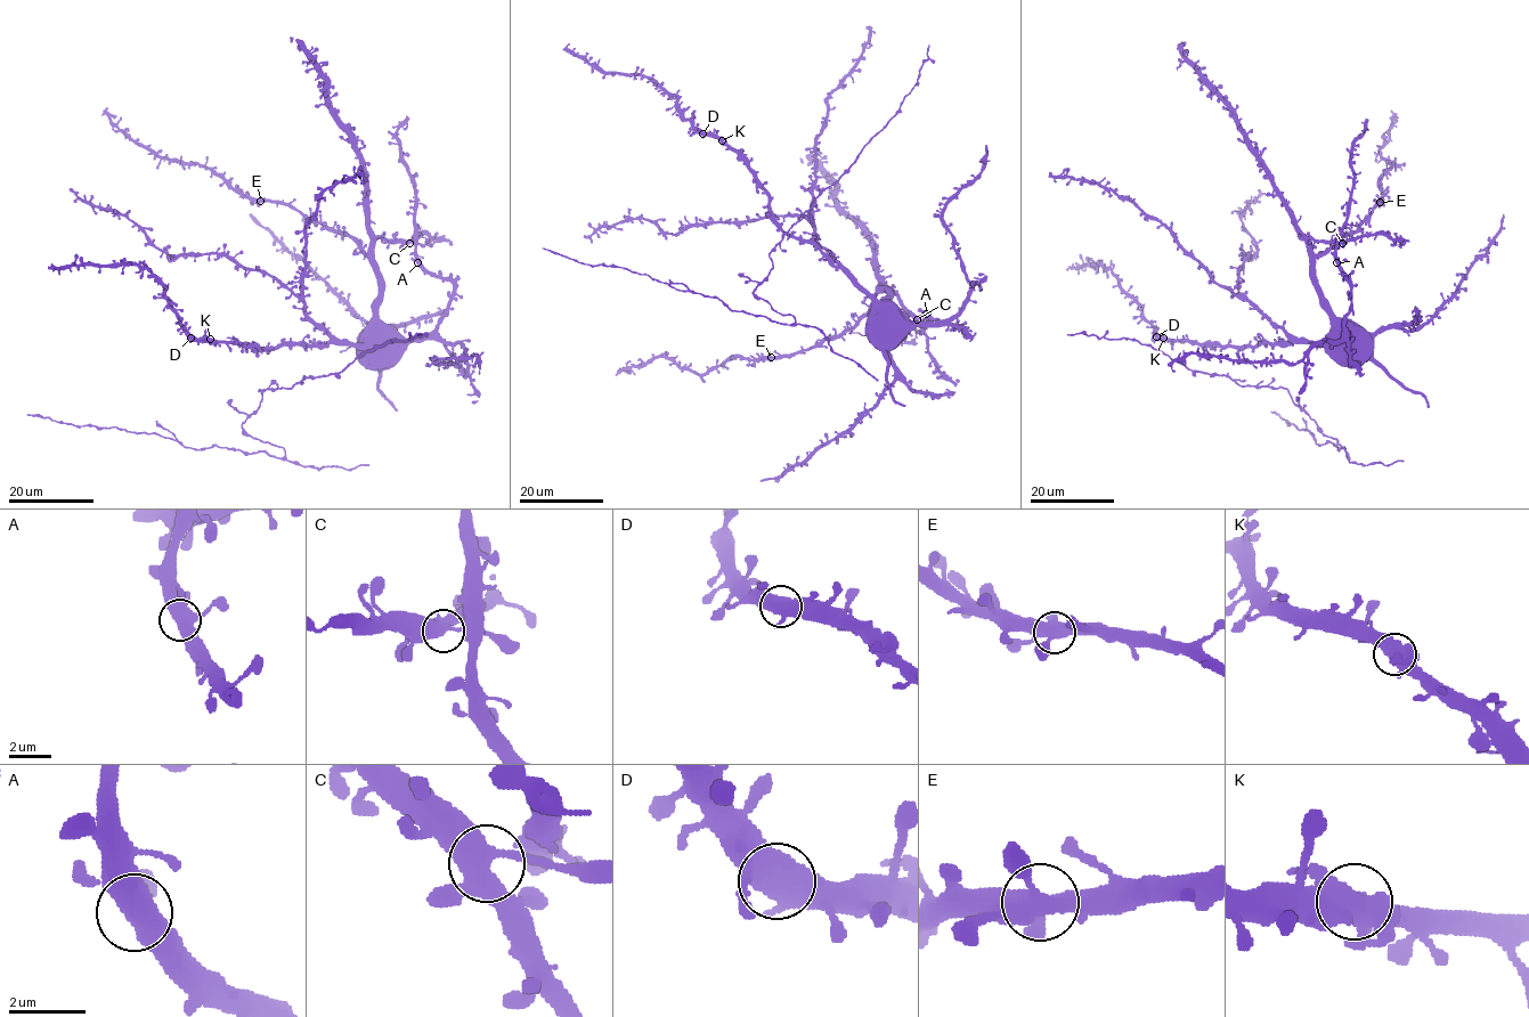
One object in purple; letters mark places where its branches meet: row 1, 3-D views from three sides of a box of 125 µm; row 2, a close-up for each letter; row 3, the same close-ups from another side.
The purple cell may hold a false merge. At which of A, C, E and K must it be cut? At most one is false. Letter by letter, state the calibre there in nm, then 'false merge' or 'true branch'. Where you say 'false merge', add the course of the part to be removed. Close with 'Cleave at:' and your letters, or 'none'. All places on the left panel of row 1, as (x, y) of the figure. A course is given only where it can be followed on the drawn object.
A: calibre 550 nm; true branch
C: calibre 460 nm; true branch
E: calibre 500 nm; true branch
K: calibre 550 nm; true branch
Cleave at: none

